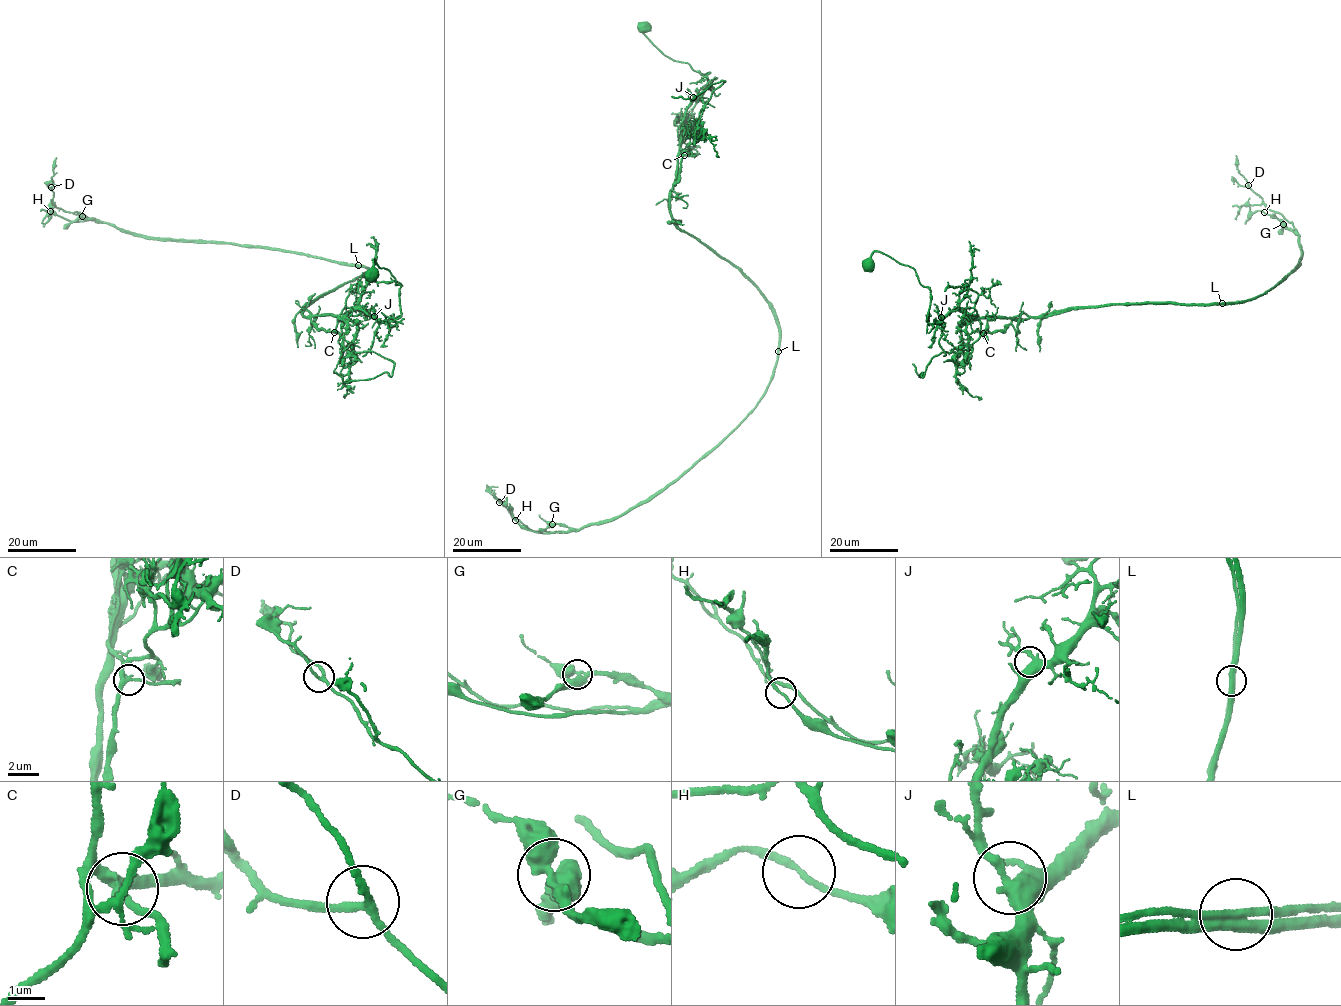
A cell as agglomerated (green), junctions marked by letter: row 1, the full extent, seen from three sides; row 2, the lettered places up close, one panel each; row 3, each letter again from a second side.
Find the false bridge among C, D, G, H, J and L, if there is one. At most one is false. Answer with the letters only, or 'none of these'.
L

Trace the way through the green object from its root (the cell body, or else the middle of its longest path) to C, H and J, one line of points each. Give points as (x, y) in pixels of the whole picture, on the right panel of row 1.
C: (867, 266), (876, 251), (908, 265), (930, 290), (927, 321), (941, 323), (959, 309), (976, 317), (983, 333)
H: (867, 266), (881, 252), (915, 270), (930, 324), (959, 309), (1243, 301), (1300, 264), (1296, 231), (1263, 212)
J: (867, 266), (876, 251), (908, 265), (930, 290), (925, 319), (938, 323), (941, 317)

